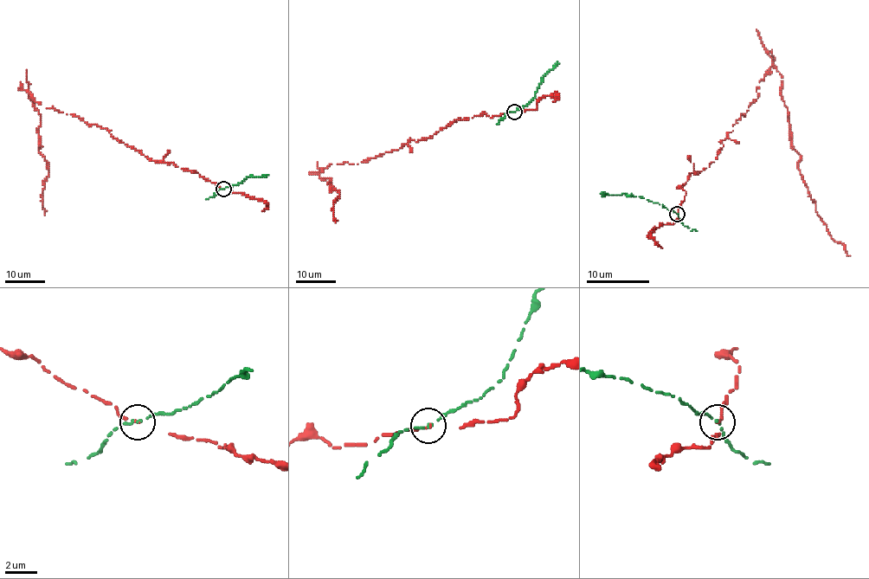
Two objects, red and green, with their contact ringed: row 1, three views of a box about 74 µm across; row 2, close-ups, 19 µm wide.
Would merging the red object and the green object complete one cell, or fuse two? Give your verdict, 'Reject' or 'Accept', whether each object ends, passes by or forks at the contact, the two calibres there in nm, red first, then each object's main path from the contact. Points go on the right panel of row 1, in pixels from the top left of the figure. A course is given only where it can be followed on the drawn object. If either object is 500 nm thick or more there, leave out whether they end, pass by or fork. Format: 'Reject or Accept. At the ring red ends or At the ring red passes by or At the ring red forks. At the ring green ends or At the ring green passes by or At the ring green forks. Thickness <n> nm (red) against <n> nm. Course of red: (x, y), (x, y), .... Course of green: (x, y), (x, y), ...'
Reject. At the ring red ends. At the ring green ends. Thickness 110 nm (red) against 190 nm. Course of red: (677, 214), (689, 175), (714, 162), (772, 67), (782, 76), (803, 183), (831, 237), (850, 255). Course of green: (677, 214), (639, 196), (627, 196), (623, 193), (604, 195), (601, 191)

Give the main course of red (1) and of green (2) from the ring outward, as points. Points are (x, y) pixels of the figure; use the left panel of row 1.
1: (223, 188), (155, 162), (28, 93), (48, 168), (45, 215)
2: (223, 188), (235, 185), (252, 175), (267, 174)

